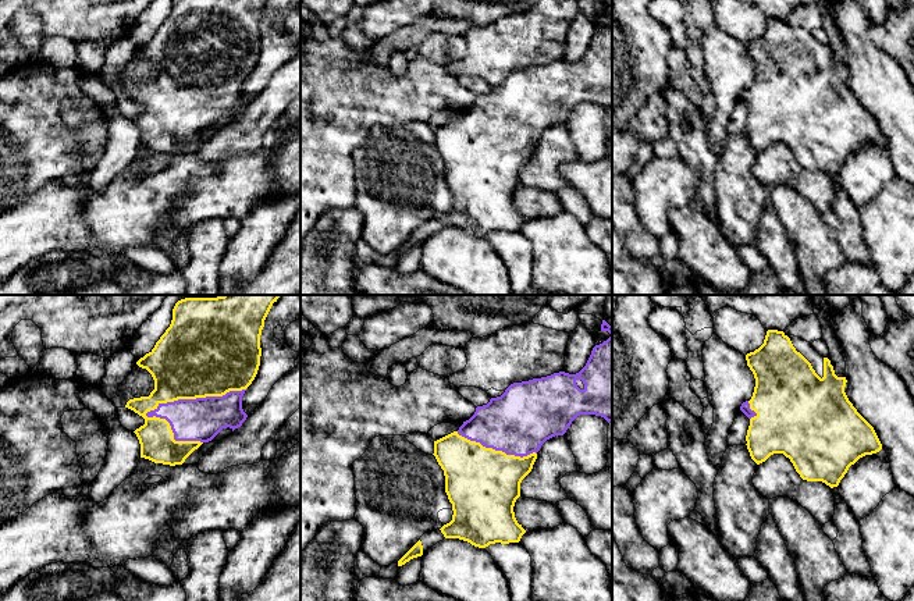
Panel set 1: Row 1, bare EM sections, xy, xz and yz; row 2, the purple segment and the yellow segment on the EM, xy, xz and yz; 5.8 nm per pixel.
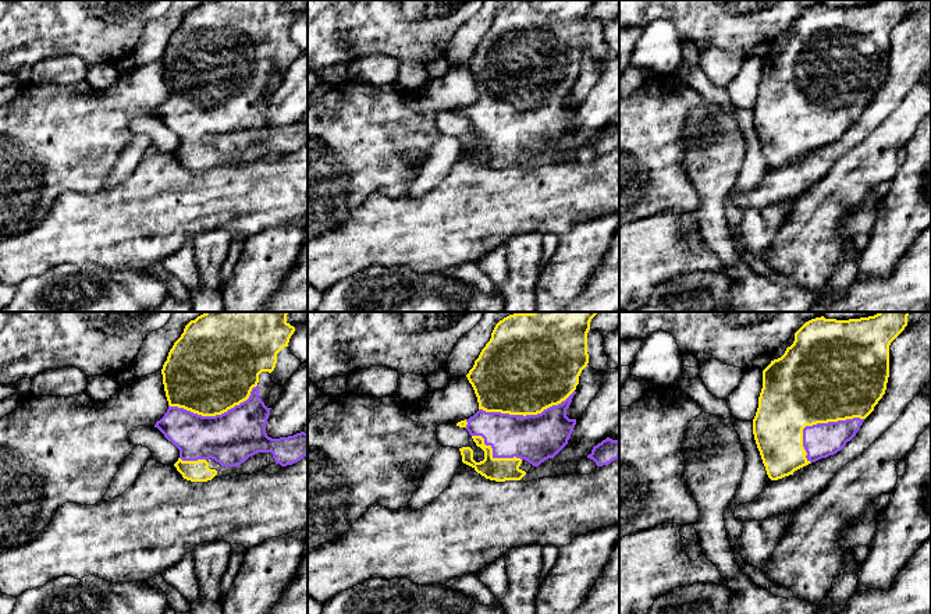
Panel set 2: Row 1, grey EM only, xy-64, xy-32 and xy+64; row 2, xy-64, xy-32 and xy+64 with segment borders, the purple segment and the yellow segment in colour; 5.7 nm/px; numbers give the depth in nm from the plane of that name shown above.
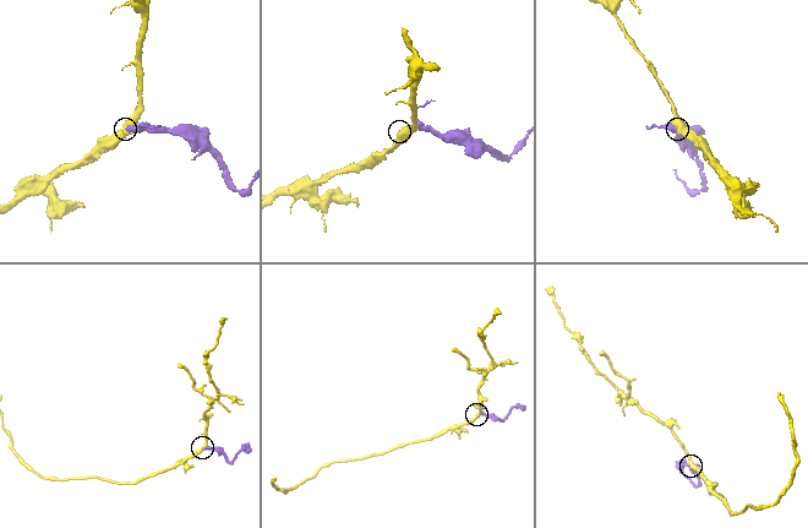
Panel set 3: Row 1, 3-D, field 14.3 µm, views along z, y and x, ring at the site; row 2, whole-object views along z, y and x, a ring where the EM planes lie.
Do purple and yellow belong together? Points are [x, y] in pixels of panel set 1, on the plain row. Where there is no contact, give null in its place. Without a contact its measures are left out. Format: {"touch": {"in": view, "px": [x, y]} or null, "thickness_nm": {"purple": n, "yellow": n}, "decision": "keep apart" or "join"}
{"touch": {"in": "xy", "px": [196, 86]}, "thickness_nm": {"purple": 240, "yellow": 480}, "decision": "join"}

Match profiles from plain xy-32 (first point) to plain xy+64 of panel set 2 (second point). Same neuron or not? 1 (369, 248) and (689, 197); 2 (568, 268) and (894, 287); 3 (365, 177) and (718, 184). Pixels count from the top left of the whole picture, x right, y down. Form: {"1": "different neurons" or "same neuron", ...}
{"1": "different neurons", "2": "different neurons", "3": "different neurons"}

